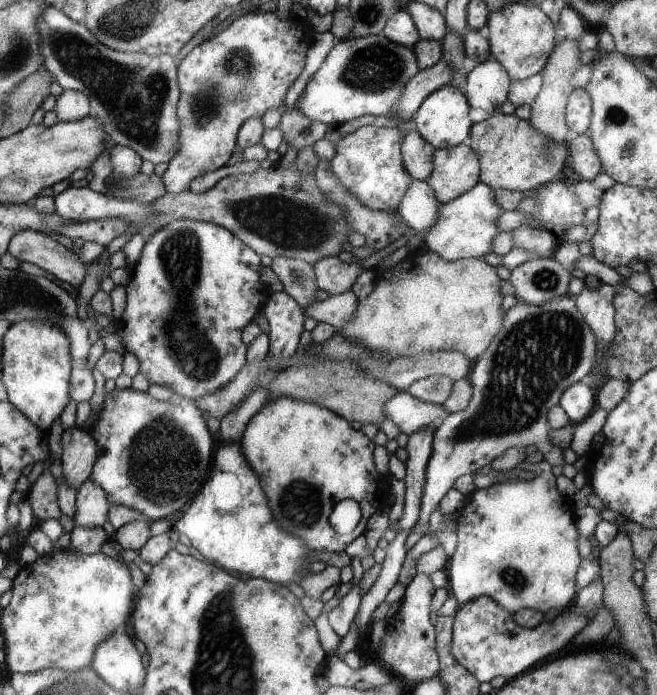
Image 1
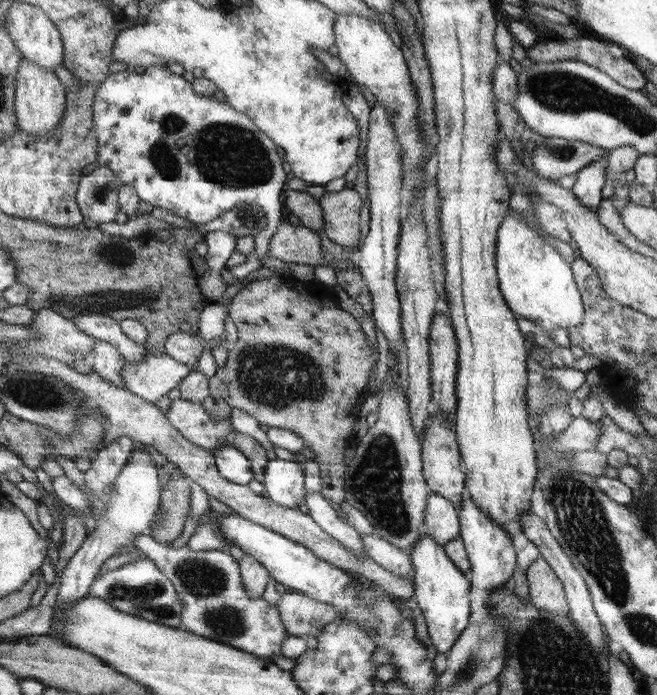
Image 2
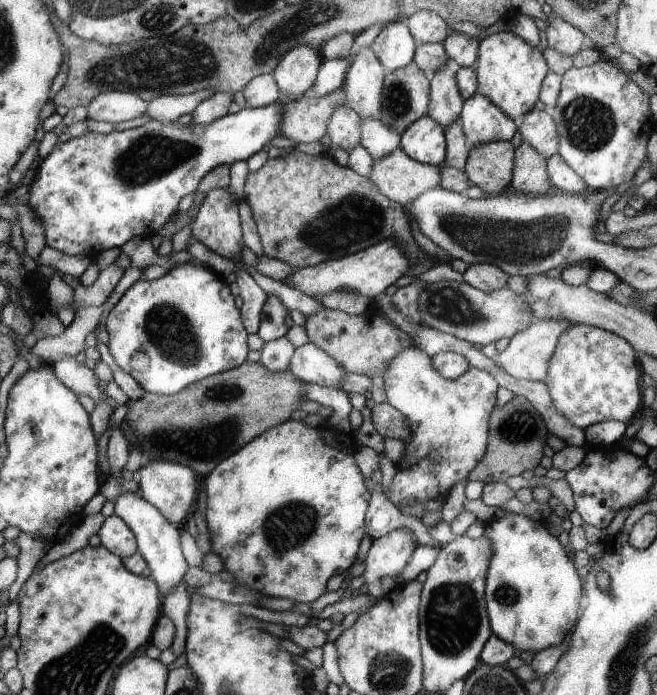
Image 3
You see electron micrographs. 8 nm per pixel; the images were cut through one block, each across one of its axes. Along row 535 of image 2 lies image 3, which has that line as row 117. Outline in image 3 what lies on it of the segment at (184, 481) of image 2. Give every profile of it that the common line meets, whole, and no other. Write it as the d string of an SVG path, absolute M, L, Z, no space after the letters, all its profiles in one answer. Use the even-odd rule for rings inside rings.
M200 90L187 95L162 95L147 102L150 119L177 121L180 116L190 114L204 100L213 94L210 90Z

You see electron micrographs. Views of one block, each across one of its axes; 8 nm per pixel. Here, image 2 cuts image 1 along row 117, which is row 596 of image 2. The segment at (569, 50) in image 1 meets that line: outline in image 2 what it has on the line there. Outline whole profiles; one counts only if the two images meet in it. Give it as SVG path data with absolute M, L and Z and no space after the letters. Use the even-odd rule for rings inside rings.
M539 555L525 574L533 606L556 617L569 617L563 584L544 558Z

